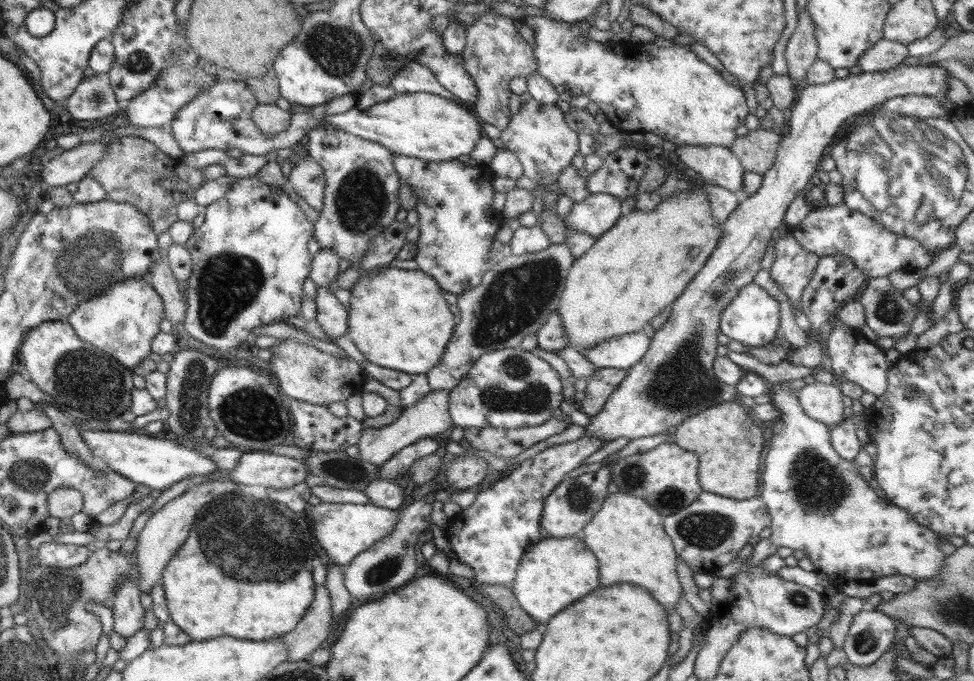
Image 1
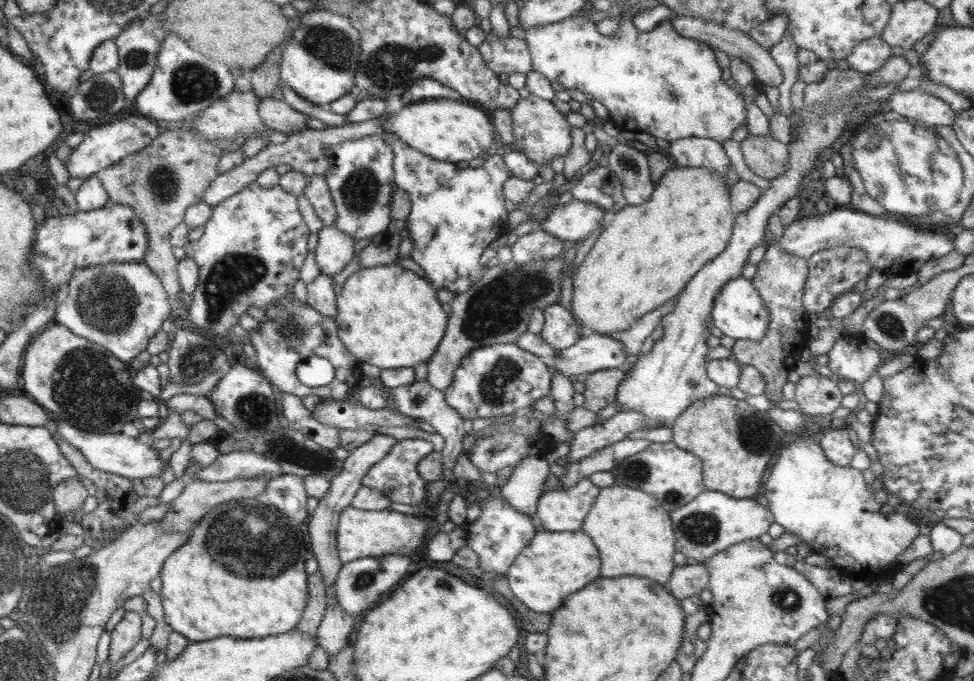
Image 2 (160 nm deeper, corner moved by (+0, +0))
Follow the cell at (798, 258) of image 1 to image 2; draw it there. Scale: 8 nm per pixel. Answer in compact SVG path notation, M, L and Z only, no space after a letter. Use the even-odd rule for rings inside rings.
M777 213L770 215L767 230L769 233L768 246L764 255L764 259L757 265L756 274L751 278L752 284L760 293L764 306L768 308L769 323L767 331L762 339L756 341L754 348L736 348L736 344L732 347L732 358L741 364L755 366L766 381L765 395L772 402L780 402L784 399L782 395L782 386L786 384L788 372L794 370L796 362L800 360L801 352L807 347L807 341L810 339L808 327L810 321L806 314L803 303L803 292L809 272L808 259L800 258L798 255L789 254L779 247L779 240L783 235L785 226L780 222Z

